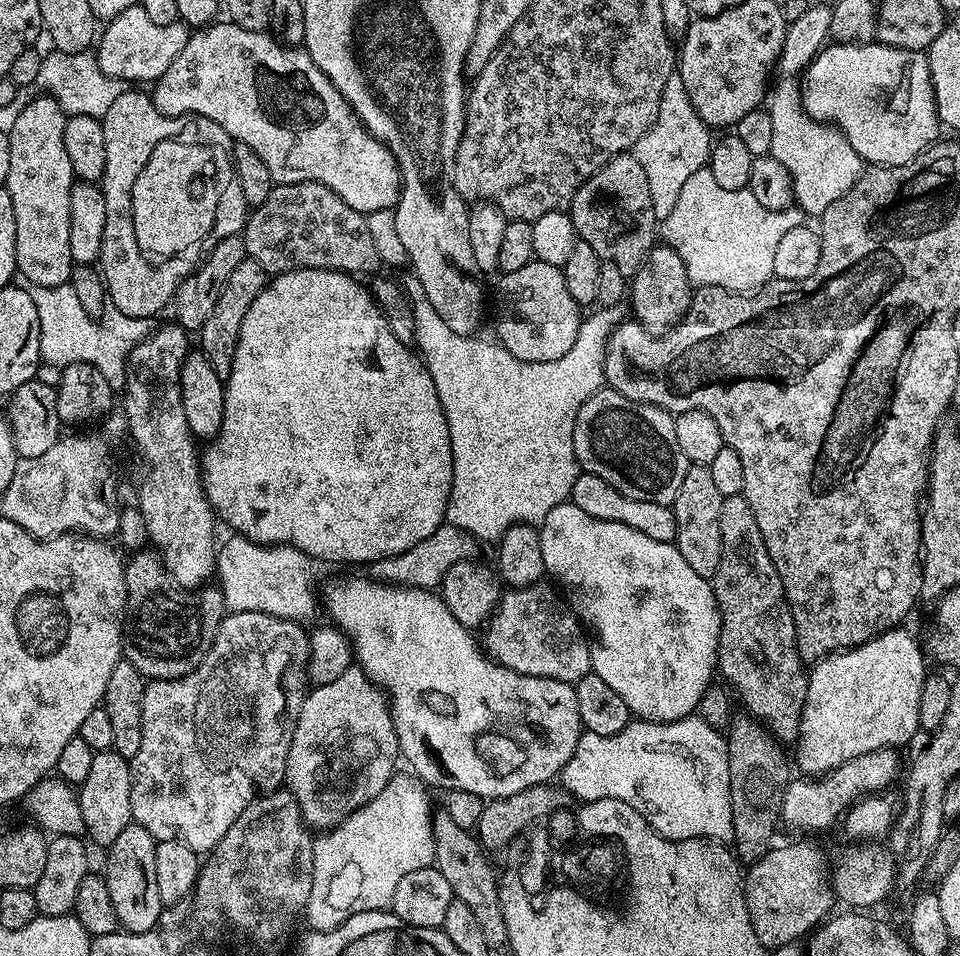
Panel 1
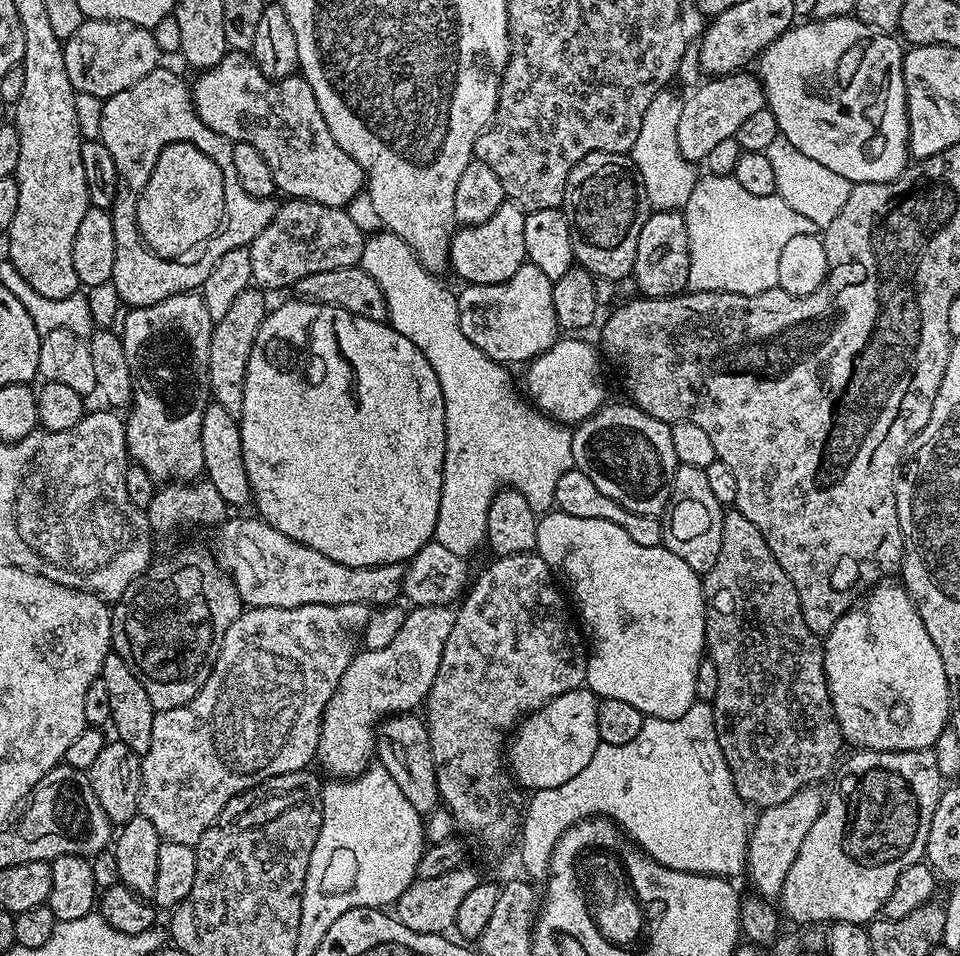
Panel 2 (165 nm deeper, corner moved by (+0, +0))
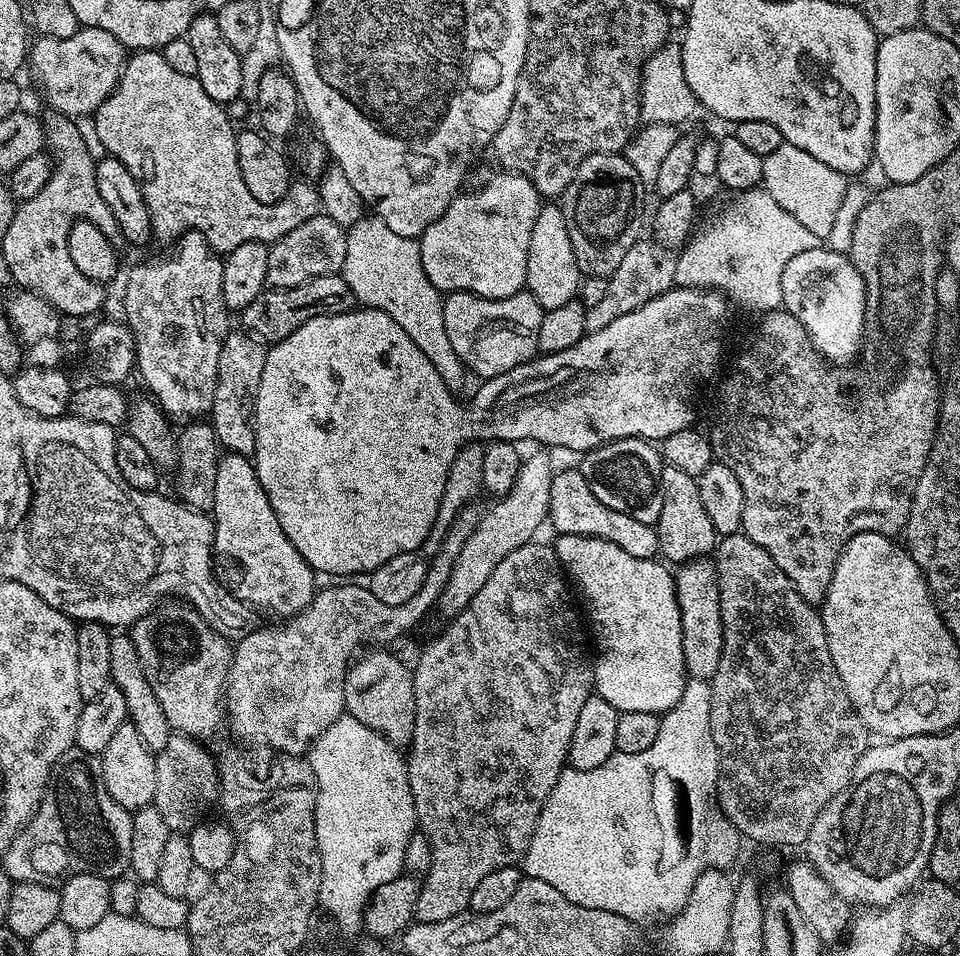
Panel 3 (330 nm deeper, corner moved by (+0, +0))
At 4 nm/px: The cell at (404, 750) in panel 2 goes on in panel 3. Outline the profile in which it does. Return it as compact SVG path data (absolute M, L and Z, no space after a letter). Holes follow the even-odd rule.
M392 650L365 651L348 665L344 683L344 711L358 718L362 726L370 726L370 730L382 733L394 747L404 750L411 744L414 734L412 668L388 651Z

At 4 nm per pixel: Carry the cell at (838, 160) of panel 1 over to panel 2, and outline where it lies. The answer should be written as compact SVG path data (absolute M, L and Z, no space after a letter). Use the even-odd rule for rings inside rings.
M776 136L774 142L770 142L767 153L770 166L774 169L776 195L784 199L786 206L810 218L810 222L814 222L820 230L838 218L838 210L842 210L842 206L846 206L846 198L850 198L853 186L850 181L842 178L842 174L834 174L834 170L826 170L826 166L814 162L814 158L806 158L802 150L794 150L785 136Z

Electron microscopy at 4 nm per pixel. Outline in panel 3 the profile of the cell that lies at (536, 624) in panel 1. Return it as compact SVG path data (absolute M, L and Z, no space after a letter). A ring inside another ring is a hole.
M533 542L518 546L518 550L514 550L510 554L506 554L506 558L502 558L502 562L498 562L498 566L494 566L494 574L490 574L490 578L486 578L486 586L482 586L482 590L478 590L478 594L474 594L474 598L470 598L470 602L466 605L457 616L451 617L447 621L448 629L441 636L436 636L424 649L420 652L420 657L417 658L416 664L412 668L412 681L414 682L414 734L412 742L406 749L406 763L408 766L408 781L410 782L410 790L414 794L414 810L416 811L416 823L419 831L426 834L426 838L430 842L430 850L432 851L432 861L430 862L430 870L423 873L420 893L416 899L416 915L415 919L419 922L442 922L446 918L454 918L459 916L461 912L468 908L470 902L470 894L474 894L478 882L482 882L482 878L486 878L486 874L492 873L499 868L511 868L519 865L523 861L526 850L530 846L530 838L534 834L534 826L538 822L538 818L542 814L542 806L546 802L546 798L550 794L550 790L554 790L554 782L558 782L561 772L564 771L568 764L568 747L572 741L574 734L574 726L578 726L578 714L582 714L582 706L586 706L586 702L594 695L594 681L592 679L592 666L594 663L593 657L590 655L590 648L584 645L584 636L586 640L586 632L580 629L580 620L576 617L576 608L572 605L572 600L568 597L569 585L566 583L566 573L561 568L558 558L556 557L556 549L551 543L540 544L541 542Z

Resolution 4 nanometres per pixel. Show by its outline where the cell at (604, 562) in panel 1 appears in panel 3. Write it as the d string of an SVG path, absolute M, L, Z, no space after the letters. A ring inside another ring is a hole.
M566 534L557 535L555 539L556 557L567 579L573 585L576 583L588 599L588 620L592 623L590 636L596 639L592 666L595 695L606 698L619 713L642 710L663 714L670 711L682 698L682 690L690 679L682 658L682 618L673 569L656 558L634 558L626 554L622 546L614 546L614 542L602 538Z

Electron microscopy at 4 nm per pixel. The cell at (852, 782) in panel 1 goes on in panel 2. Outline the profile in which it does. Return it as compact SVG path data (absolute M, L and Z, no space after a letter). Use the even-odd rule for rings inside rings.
M809 786L798 790L798 794L790 794L786 802L778 802L778 806L770 806L759 813L760 816L751 825L748 833L748 862L746 877L752 883L751 891L761 898L779 897L782 886L786 882L786 874L790 874L790 866L798 854L798 846L802 846L802 838L806 838L810 826L818 818L824 806L824 796L819 787Z

